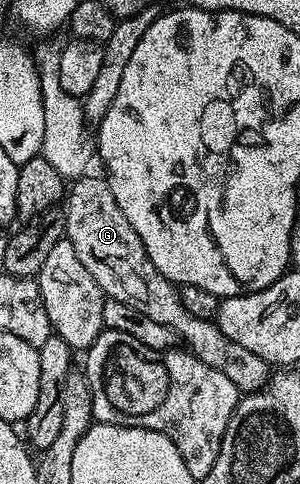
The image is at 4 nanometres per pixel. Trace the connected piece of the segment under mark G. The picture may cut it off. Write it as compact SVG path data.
M93 177L76 179L68 187L68 198L63 206L65 237L75 244L75 252L83 268L95 276L95 284L99 284L106 298L114 298L135 308L135 312L143 312L143 316L151 316L151 320L163 324L176 337L178 334L186 342L182 343L190 354L203 360L207 368L223 372L223 376L227 376L242 395L262 390L271 377L269 363L248 348L235 344L235 340L223 336L216 321L199 320L199 316L191 316L191 312L183 308L178 287L163 277L155 264L151 264L143 248L143 240L139 240L139 232L135 232L127 216L123 216L123 208L119 208L115 201L115 192L111 192L108 181L104 177Z

